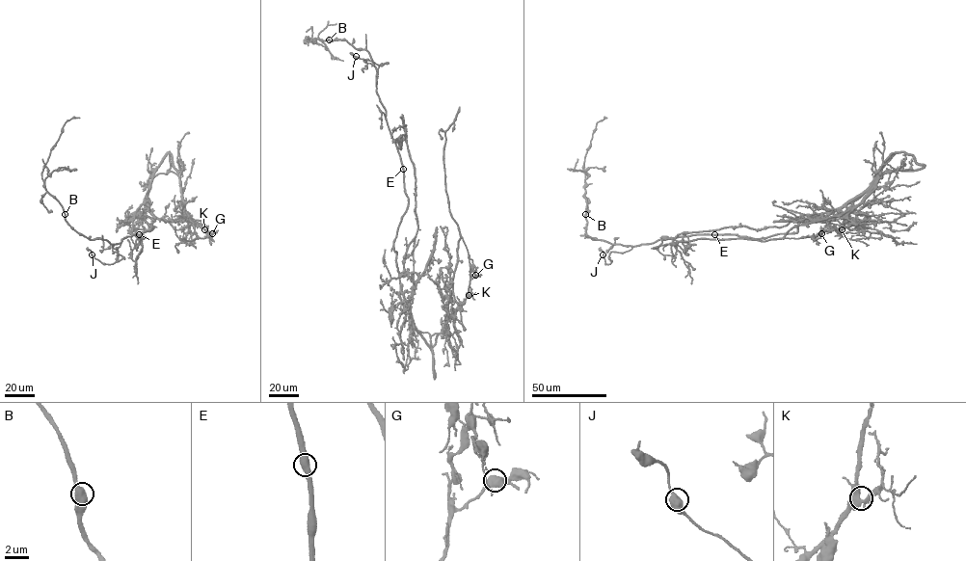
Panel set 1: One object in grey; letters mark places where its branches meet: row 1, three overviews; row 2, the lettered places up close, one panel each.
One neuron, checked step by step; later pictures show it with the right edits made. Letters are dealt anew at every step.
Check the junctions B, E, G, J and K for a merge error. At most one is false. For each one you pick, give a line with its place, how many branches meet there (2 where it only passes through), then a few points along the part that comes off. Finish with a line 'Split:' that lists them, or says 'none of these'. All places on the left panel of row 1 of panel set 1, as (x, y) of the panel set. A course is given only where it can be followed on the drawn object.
Split: none of these

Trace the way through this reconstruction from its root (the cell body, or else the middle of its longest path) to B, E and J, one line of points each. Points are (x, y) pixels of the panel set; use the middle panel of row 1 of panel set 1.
B: (394, 250), (408, 199), (400, 155), (376, 92), (376, 68), (365, 50), (329, 40)
E: (394, 250), (393, 240), (408, 203), (403, 169)
J: (394, 250), (393, 240), (408, 199), (400, 155), (376, 92), (378, 68), (386, 63), (378, 65), (356, 56)

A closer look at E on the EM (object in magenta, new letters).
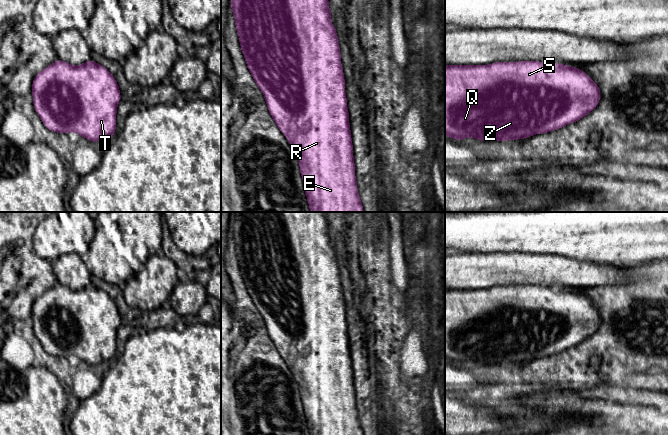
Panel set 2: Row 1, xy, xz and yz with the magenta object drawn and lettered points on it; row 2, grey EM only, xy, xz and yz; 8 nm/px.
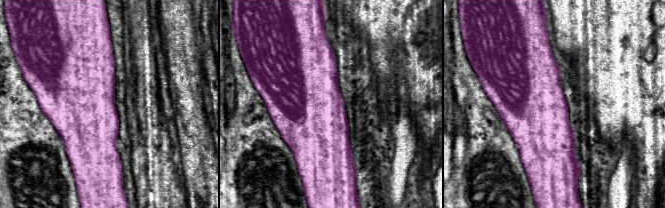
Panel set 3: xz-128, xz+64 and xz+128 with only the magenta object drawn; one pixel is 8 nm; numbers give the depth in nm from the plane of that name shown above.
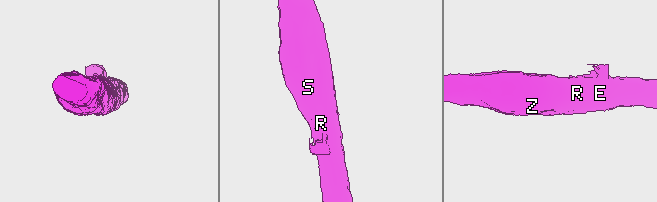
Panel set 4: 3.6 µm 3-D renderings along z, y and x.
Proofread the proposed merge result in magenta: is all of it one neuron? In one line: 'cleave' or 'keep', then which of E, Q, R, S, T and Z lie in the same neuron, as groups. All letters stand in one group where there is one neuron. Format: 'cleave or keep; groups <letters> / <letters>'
keep; groups E Q R S T Z

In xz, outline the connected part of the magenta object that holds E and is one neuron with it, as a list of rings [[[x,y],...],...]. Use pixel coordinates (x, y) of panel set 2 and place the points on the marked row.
[[[230,0],[230,5],[235,18],[239,43],[247,68],[258,88],[264,95],[268,112],[272,116],[279,130],[285,135],[299,160],[299,169],[301,171],[310,212],[364,212],[355,176],[353,144],[345,92],[345,78],[341,64],[341,52],[339,48],[339,40],[337,38],[337,31],[330,20],[332,13],[329,9],[329,0]]]

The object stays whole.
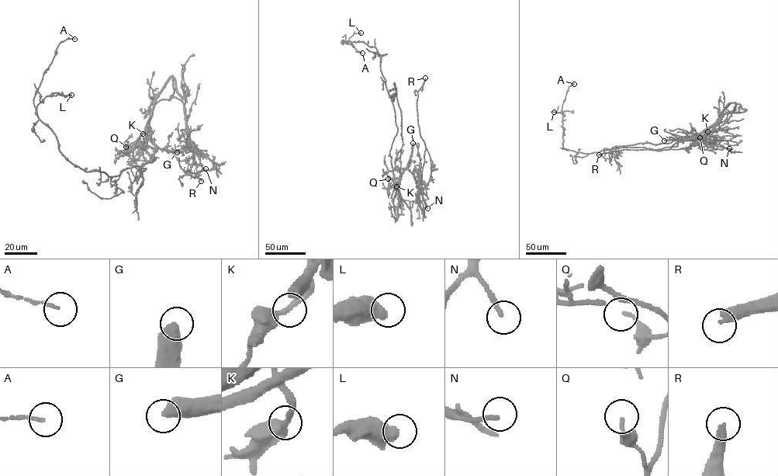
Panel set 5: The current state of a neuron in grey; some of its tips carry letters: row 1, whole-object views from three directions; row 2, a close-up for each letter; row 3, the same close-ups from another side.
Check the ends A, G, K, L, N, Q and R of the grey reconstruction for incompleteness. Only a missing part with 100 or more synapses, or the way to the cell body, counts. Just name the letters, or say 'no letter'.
G, R

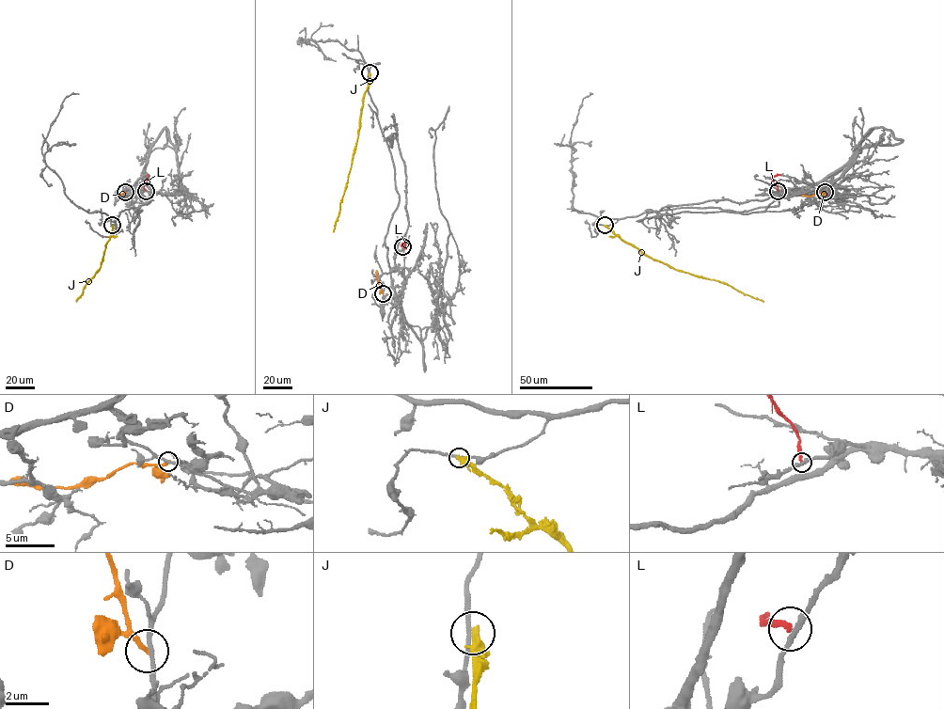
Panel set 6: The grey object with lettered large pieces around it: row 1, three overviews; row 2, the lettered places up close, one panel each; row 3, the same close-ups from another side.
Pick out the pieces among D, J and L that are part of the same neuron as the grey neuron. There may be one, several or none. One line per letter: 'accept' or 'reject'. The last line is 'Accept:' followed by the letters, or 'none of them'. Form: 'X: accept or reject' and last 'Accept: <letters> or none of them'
D: reject
J: reject
L: reject
Accept: none of them

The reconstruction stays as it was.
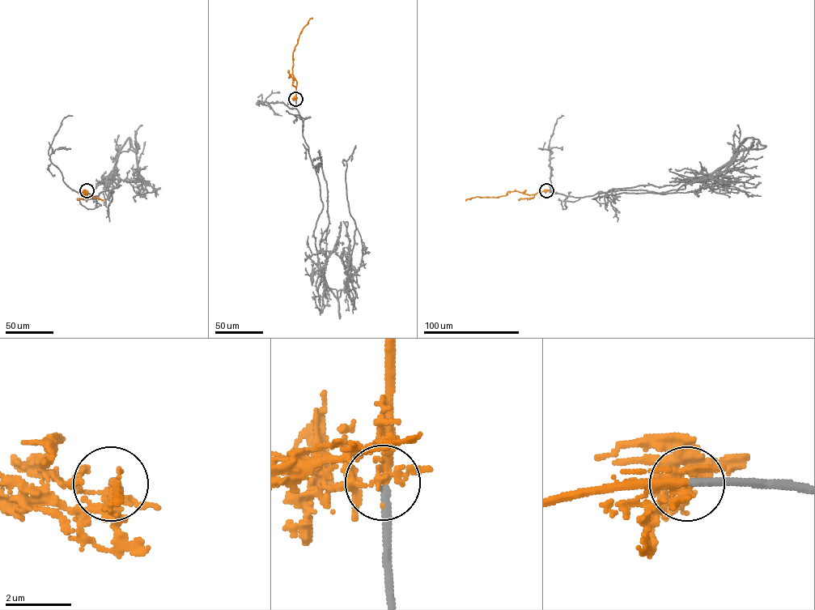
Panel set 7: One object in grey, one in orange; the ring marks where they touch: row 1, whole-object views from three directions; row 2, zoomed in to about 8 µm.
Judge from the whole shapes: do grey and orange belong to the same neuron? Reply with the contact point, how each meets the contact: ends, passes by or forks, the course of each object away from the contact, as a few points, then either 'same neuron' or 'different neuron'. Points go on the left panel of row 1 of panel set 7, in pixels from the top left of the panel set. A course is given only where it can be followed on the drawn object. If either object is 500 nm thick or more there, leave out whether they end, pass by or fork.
place (87, 190); grey ends; orange forks; course grey (87, 190), (112, 193), (107, 178), (130, 150), (146, 192), (136, 193), (146, 198); course orange (87, 190), (87, 194), (82, 191), (85, 197), (93, 196), (103, 200); same neuron

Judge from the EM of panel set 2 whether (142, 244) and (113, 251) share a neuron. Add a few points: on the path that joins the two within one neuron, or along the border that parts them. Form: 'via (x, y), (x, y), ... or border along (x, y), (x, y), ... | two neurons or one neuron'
via (135, 244), (123, 244), (120, 247) | one neuron

